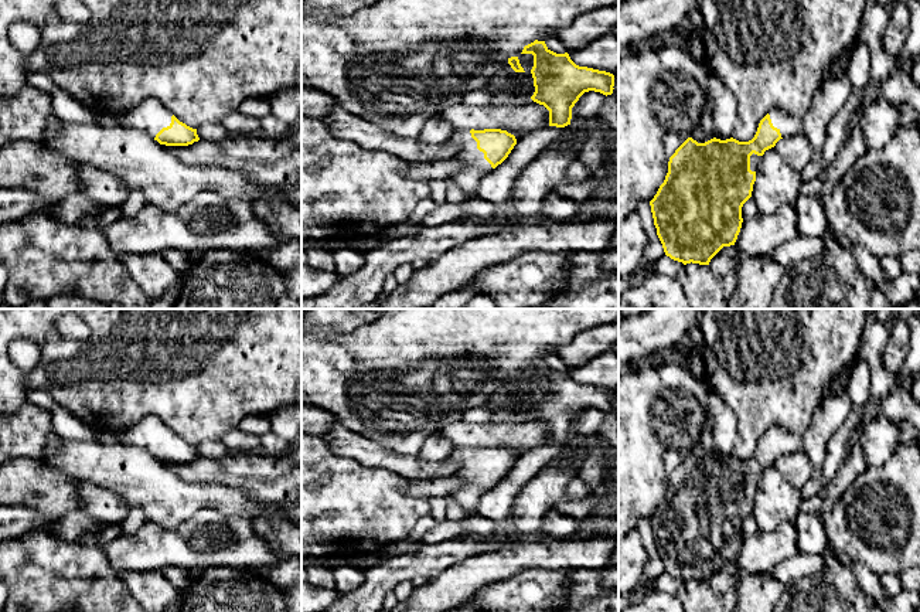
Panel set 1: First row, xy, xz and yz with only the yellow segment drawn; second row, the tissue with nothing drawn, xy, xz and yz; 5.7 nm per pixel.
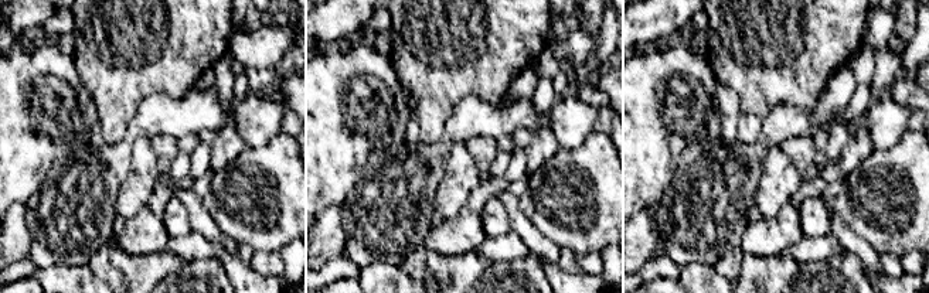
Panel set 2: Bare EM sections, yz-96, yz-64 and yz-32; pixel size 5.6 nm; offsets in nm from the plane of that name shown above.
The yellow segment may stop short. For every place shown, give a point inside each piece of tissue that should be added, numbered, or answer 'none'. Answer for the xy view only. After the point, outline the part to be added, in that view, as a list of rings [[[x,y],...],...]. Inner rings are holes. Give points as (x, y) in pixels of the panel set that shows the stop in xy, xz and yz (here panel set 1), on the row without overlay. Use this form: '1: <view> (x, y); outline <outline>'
1: xy (150, 434); outline [[[144,416],[130,429],[123,429],[113,435],[113,439],[140,446],[153,456],[163,446],[170,443],[173,431],[168,429],[157,416]]]

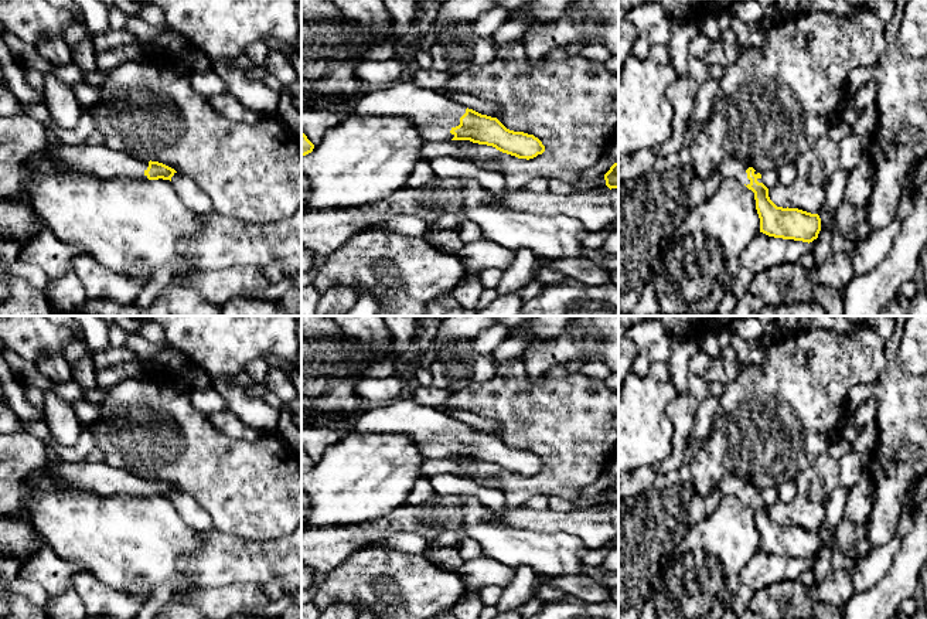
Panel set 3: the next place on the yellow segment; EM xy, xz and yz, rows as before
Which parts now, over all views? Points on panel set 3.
1: xz (433, 431); outline [[[408,394],[385,404],[368,405],[355,415],[337,416],[350,432],[386,432],[408,435],[426,459],[451,458],[450,448],[460,442],[466,424],[456,421],[440,408],[427,408]]]

